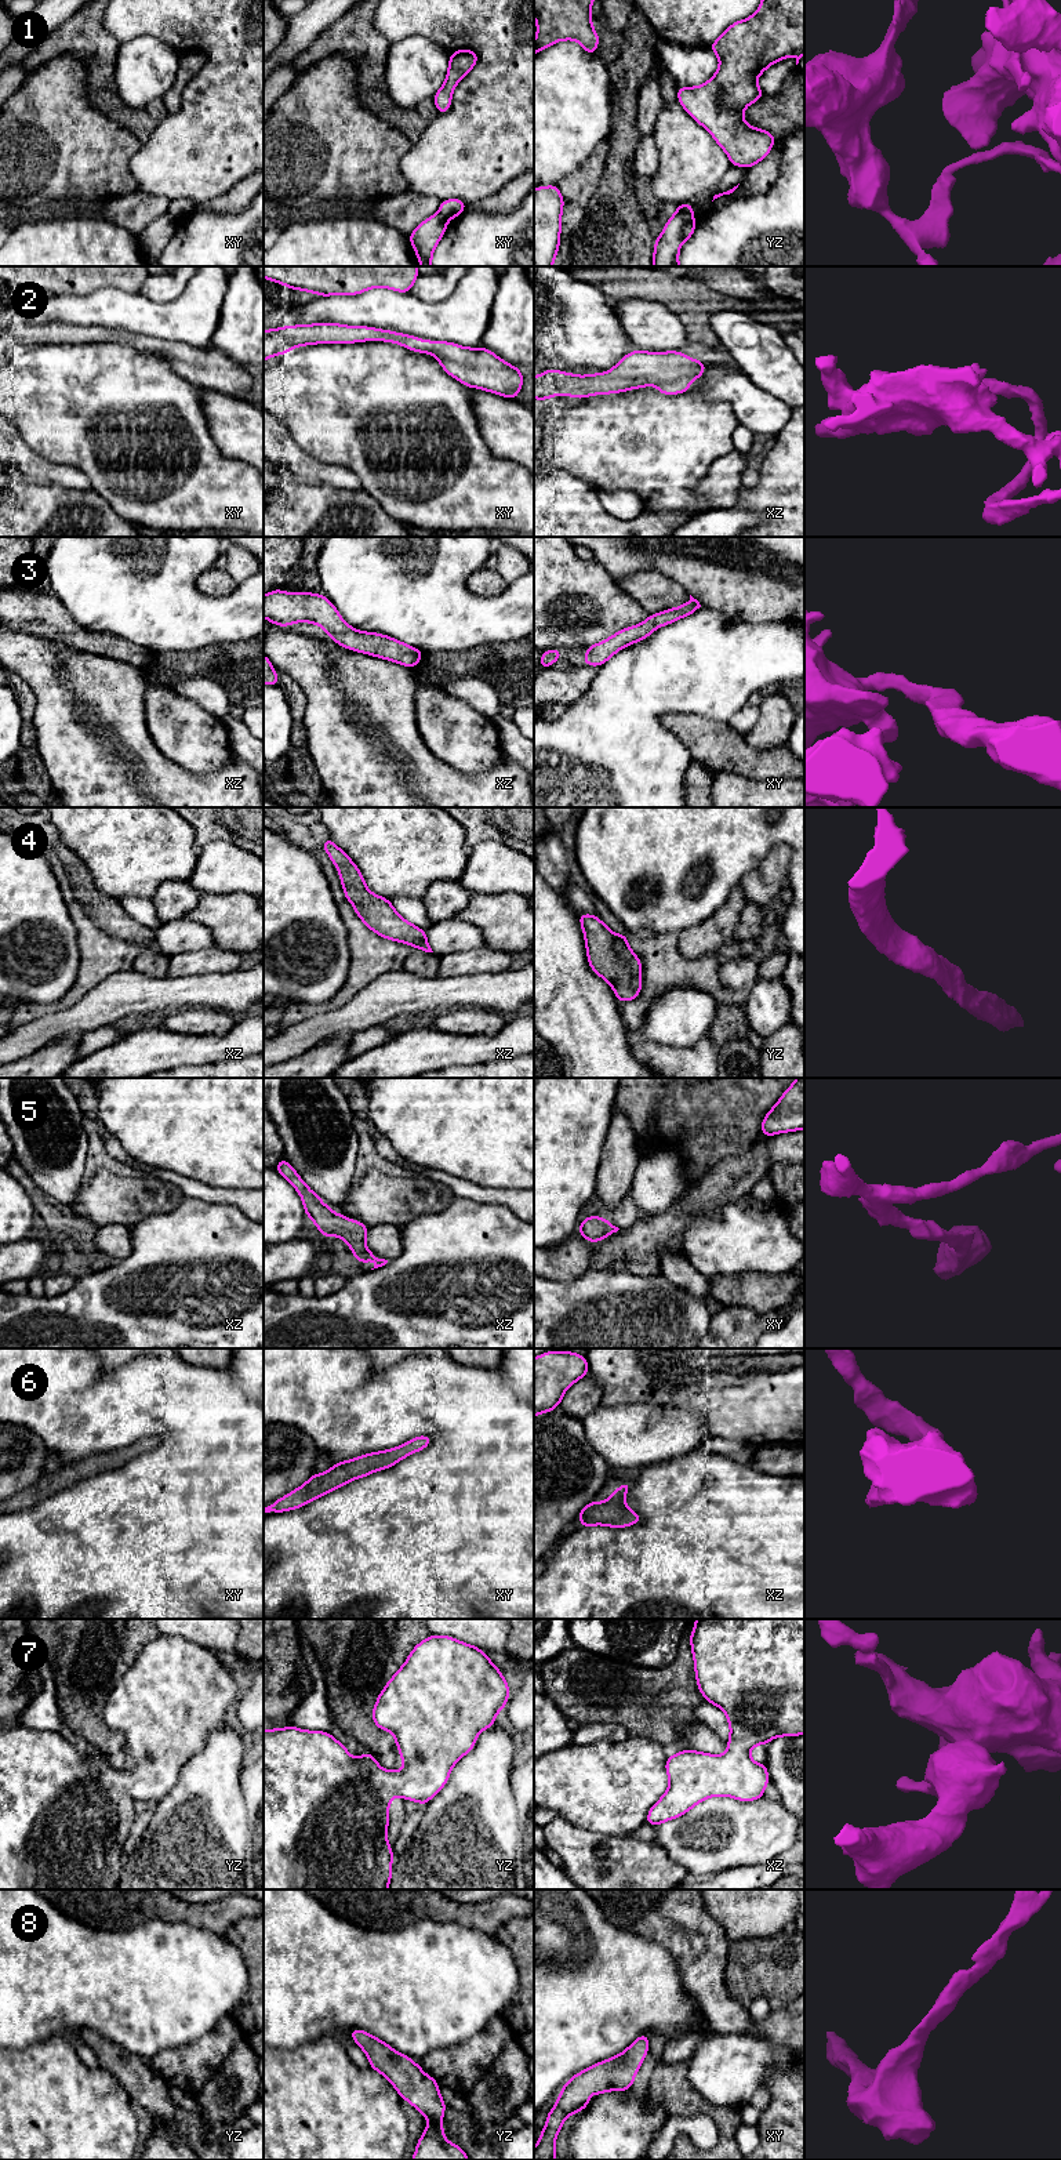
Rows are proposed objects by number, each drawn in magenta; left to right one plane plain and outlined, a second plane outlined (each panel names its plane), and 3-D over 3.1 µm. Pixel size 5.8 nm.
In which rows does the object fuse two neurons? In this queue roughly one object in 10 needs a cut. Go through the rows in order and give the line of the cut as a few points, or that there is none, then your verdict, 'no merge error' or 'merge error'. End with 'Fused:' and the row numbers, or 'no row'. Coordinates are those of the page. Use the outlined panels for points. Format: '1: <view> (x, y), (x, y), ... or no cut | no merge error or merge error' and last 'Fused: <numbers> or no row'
1: yz (676, 210), (691, 216) | merge error
2: no cut | no merge error
3: no cut | no merge error
4: no cut | no merge error
5: no cut | no merge error
6: no cut | no merge error
7: no cut | no merge error
8: no cut | no merge error
Fused: 1

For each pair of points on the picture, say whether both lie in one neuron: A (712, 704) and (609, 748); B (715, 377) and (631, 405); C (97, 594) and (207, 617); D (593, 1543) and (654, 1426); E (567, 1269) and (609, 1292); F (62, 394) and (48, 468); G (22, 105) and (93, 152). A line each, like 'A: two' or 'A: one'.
A: one
B: two
C: one
D: two
E: two
F: two
G: one

